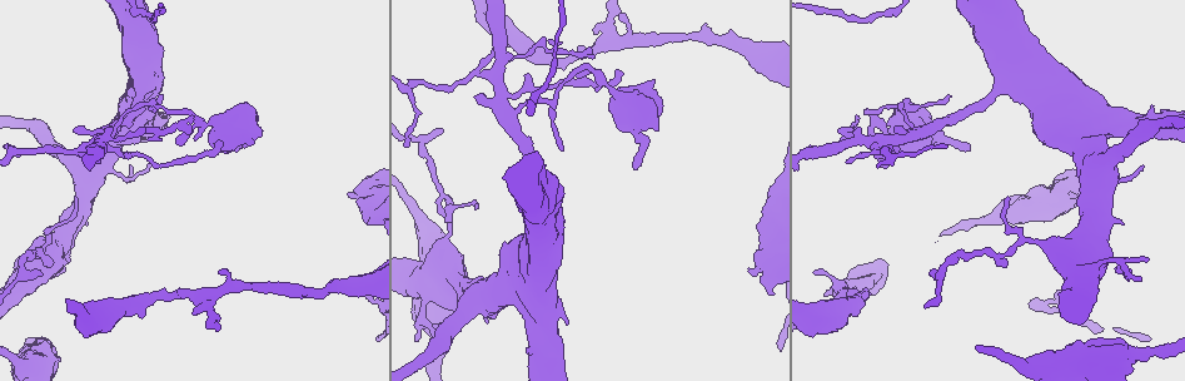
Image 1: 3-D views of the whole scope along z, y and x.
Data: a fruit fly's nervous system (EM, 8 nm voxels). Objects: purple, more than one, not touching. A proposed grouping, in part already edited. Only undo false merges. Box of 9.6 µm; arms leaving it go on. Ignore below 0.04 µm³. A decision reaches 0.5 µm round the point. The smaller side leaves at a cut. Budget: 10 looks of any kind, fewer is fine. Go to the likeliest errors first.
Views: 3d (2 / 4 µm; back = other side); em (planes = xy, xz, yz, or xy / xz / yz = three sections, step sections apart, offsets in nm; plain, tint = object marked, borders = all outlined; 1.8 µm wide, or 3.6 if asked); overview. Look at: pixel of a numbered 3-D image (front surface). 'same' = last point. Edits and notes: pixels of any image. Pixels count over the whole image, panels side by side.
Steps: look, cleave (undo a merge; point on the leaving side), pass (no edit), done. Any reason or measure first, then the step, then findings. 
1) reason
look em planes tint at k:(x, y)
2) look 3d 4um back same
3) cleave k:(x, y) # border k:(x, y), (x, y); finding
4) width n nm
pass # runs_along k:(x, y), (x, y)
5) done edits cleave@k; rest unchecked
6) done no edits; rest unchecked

abrupt turn
look 3d 2um at 1:(153, 101)

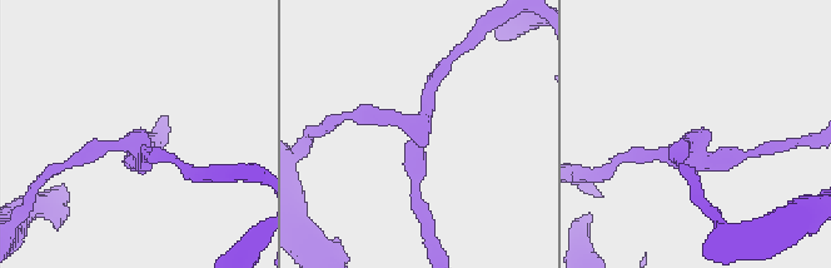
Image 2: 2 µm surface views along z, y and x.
now the EM
look em xz step 16 tint at 2:(418, 123)

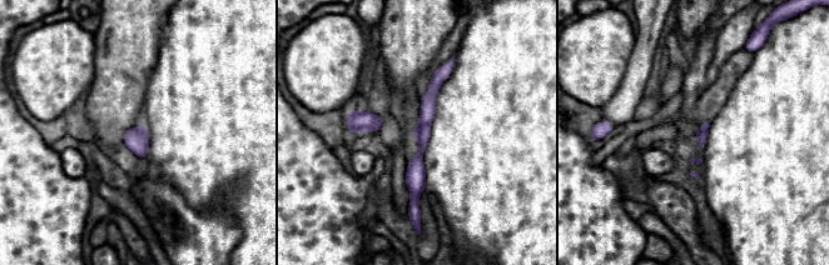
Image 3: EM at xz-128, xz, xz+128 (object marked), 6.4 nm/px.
cleave 3:(427, 111) # part_leaving 3:(448, 65), (436, 80), (421, 121); two neurons meet here

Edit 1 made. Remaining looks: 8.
look overview

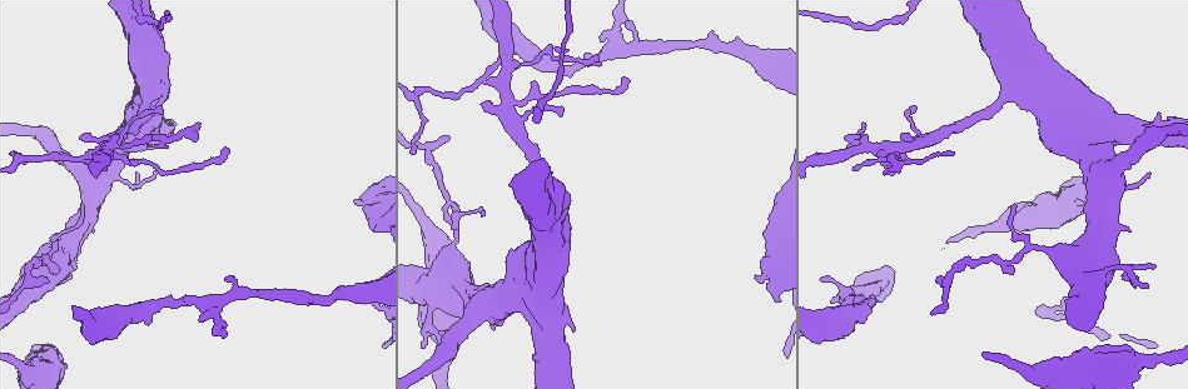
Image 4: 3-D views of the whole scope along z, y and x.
touches itself
look em planes tint at 4:(1073, 205)

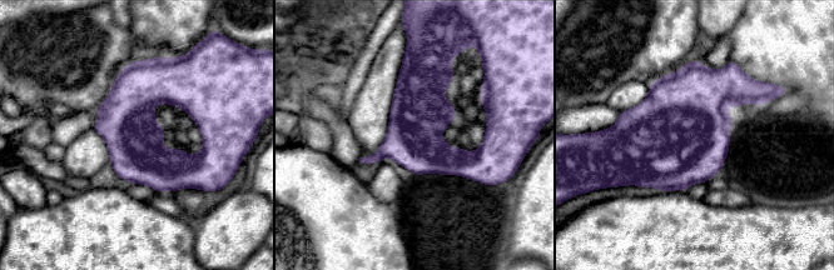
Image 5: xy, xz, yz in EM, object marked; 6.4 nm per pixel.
width 360 nm
pass # one neuron here

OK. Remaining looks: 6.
thick turns thin
look 3d 4um back at 4:(90, 193)

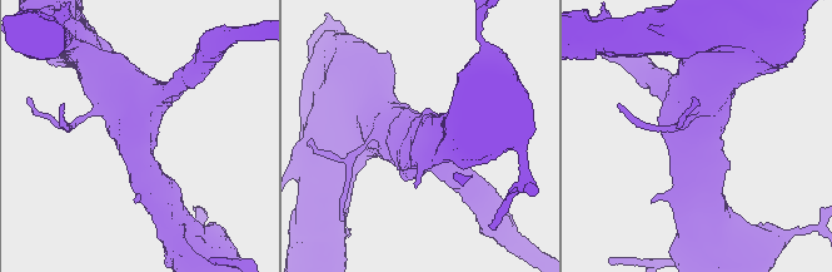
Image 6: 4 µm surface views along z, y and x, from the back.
need the tissue
look em xy step 16 tint at 6:(137, 135)

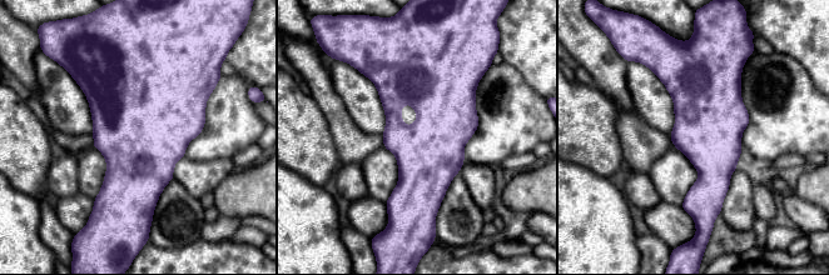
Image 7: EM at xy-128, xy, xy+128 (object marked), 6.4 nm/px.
look em planes borders same

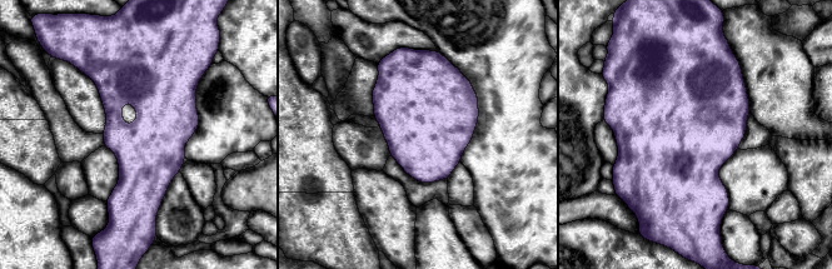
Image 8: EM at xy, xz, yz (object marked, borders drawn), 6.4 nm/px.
pass # one neuron here

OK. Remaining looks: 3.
thick turns thin
look 3d 4um at 4:(818, 326)

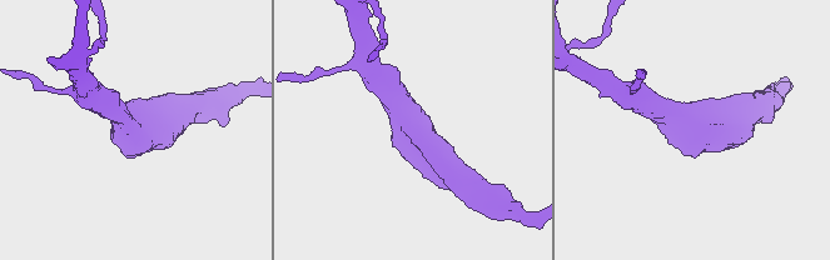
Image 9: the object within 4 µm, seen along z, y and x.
look em 3.6um planes plain at 9:(409, 128)

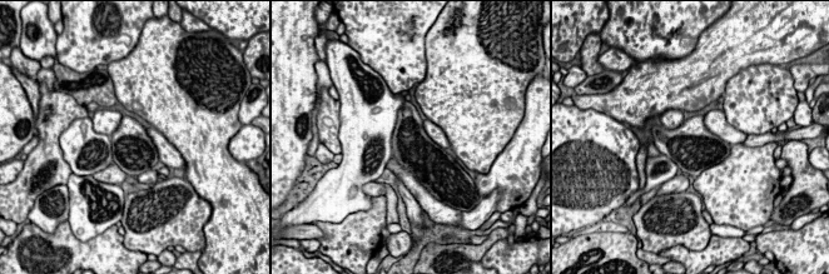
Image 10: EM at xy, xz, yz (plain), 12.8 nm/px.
where the object lies
look em 3.6um planes tint same

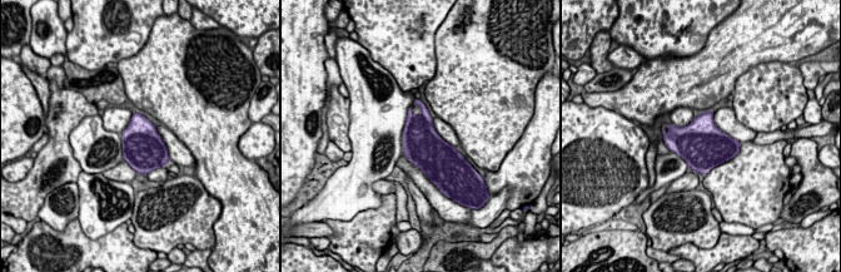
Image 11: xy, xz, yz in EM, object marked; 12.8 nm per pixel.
width 500 nm
pass # all the same neuron

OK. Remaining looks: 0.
done edits cleave@3; rest unchecked

